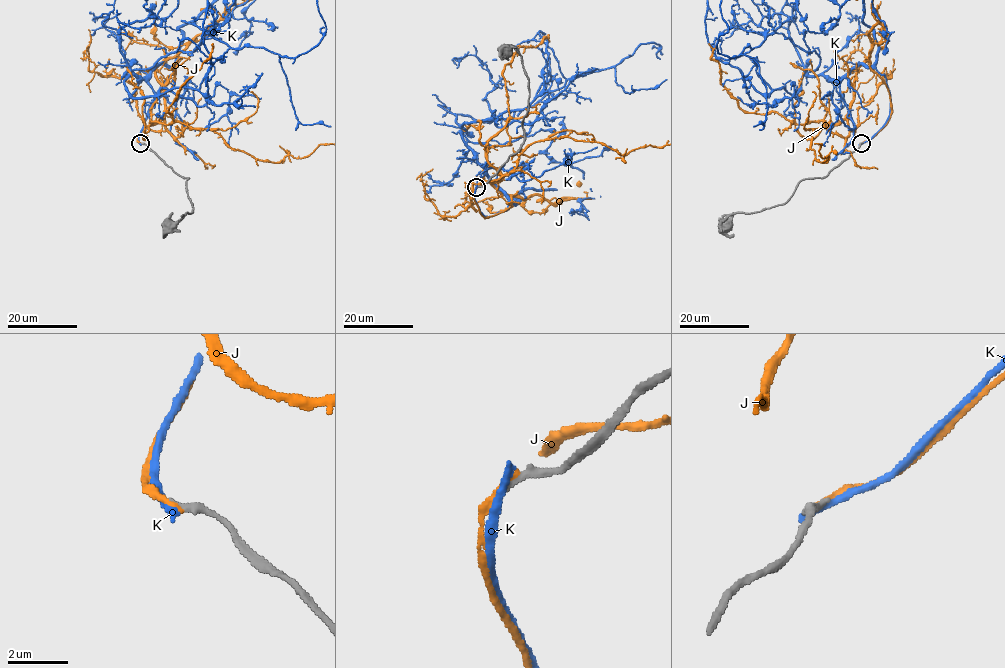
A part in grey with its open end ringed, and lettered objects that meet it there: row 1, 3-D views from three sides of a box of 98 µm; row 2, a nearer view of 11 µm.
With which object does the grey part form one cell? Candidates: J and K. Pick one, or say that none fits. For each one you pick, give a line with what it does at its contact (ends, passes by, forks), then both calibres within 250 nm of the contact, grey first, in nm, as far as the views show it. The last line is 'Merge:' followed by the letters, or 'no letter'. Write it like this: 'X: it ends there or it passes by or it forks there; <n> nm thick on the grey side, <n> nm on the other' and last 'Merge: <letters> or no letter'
J: it ends there; 320 nm thick on the grey side, 170 nm on the other
Merge: J

